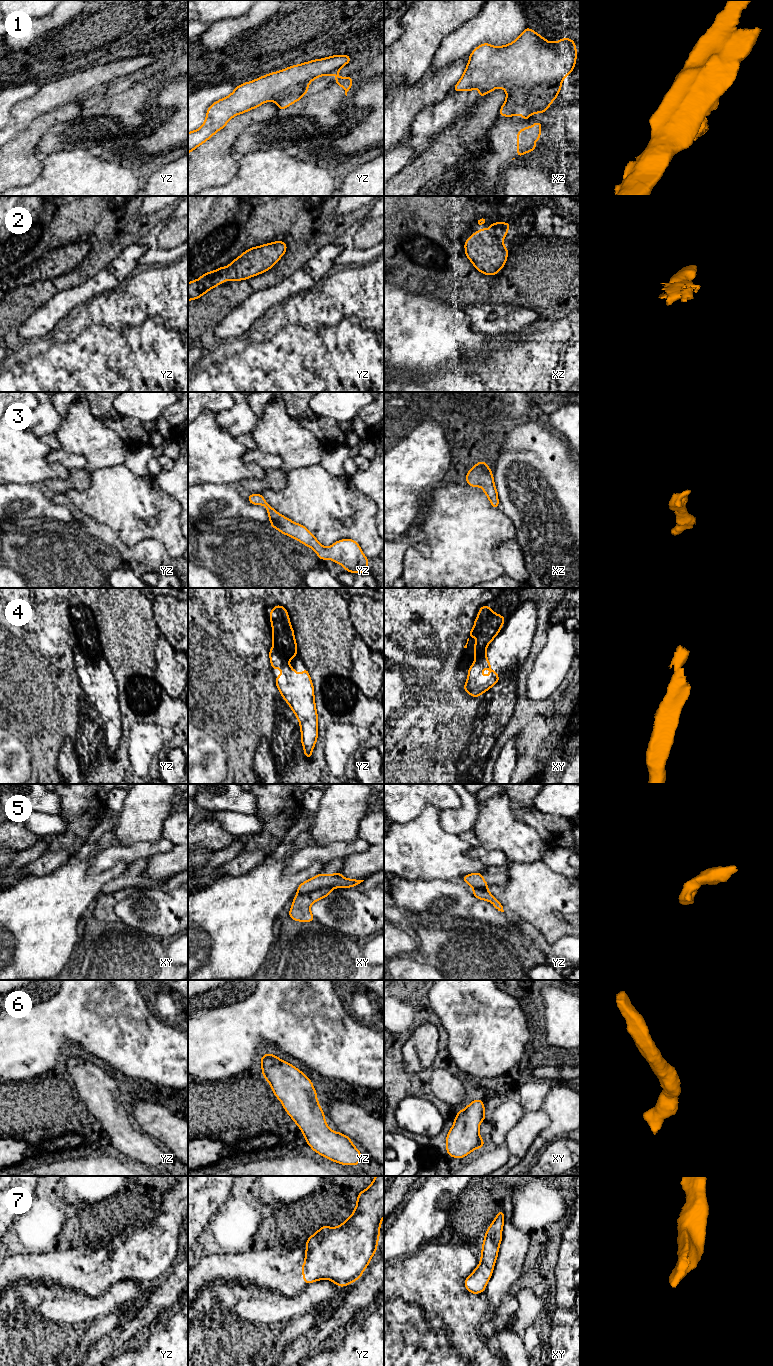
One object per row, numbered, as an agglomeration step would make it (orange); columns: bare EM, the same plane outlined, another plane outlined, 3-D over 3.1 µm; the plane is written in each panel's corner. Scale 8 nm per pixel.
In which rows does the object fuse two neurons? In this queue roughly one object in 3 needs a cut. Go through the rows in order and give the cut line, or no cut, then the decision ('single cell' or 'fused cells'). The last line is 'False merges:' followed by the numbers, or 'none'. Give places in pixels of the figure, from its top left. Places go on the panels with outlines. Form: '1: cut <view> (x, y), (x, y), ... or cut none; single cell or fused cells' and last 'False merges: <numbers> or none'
1: cut xz (560, 81), (506, 91); fused cells
2: cut none; single cell
3: cut none; single cell
4: cut yz (274, 646), (284, 657), (290, 659); fused cells
5: cut xy (332, 888), (320, 887), (313, 892), (297, 893); fused cells
6: cut none; single cell
7: cut none; single cell
False merges: 1, 4, 5

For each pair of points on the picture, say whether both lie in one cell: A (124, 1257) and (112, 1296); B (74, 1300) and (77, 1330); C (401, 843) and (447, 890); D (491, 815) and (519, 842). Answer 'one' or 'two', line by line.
A: two
B: two
C: two
D: one

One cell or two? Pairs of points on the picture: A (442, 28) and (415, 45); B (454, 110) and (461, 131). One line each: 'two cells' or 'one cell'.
A: one cell
B: two cells

